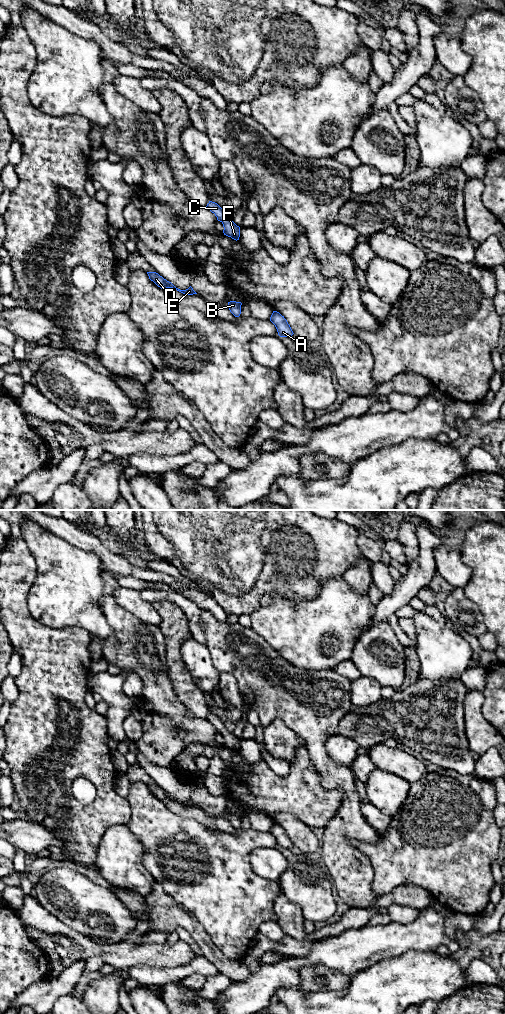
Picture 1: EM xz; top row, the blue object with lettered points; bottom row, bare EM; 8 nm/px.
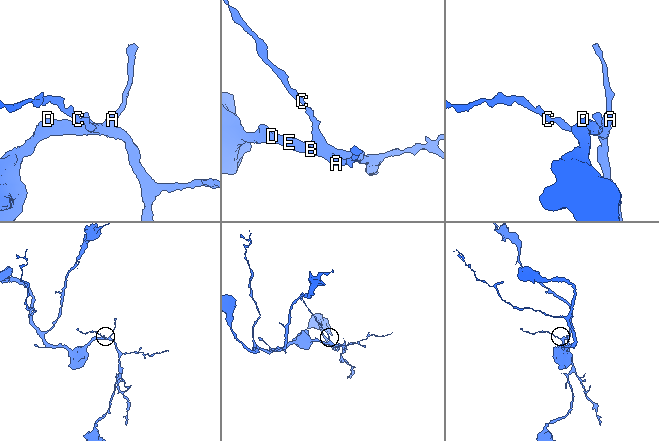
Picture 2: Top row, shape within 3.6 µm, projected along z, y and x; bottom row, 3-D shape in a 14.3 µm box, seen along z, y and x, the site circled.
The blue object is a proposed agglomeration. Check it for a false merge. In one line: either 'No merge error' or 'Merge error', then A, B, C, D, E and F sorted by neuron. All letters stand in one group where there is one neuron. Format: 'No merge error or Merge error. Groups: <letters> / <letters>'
No merge error. Groups: A B C D E F

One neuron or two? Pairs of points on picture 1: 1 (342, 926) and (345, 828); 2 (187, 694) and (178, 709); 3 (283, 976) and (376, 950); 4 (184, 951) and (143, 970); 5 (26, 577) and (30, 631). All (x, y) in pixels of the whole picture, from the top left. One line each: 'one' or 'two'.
1: two
2: two
3: one
4: two
5: one

